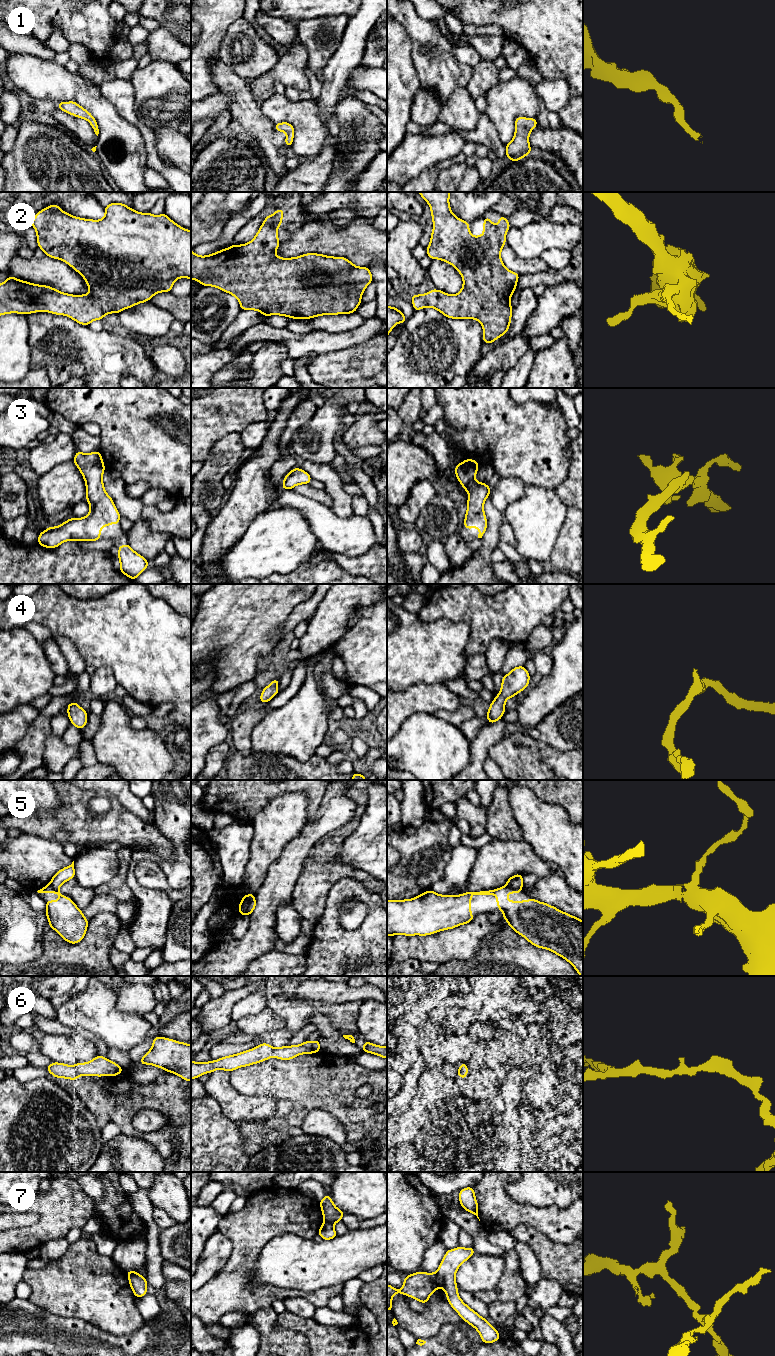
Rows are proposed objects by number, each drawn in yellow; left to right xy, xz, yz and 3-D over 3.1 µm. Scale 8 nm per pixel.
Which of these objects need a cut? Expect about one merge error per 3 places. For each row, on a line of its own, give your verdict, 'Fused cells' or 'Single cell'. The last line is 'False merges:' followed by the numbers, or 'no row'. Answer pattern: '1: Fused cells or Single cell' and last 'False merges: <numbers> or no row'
1: Single cell
2: Single cell
3: Single cell
4: Single cell
5: Fused cells
6: Single cell
7: Fused cells
False merges: 5, 7

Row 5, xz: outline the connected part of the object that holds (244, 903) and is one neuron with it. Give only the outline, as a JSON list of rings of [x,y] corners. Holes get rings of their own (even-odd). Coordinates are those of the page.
[[[246,894],[243,899],[240,901],[239,904],[239,914],[246,915],[247,907],[249,906],[250,902],[255,899],[254,894]]]

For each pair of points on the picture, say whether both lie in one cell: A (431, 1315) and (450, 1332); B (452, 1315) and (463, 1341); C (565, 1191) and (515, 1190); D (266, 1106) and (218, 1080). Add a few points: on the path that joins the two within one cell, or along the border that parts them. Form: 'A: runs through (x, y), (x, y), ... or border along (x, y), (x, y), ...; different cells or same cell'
A: border along (462, 1320), (456, 1323), (445, 1323), (426, 1341); different cells
B: border along (462, 1320), (456, 1323), (445, 1323), (435, 1335); different cells
C: runs through (553, 1190), (527, 1190); same cell
D: runs through (254, 1106), (242, 1106), (228, 1092); same cell

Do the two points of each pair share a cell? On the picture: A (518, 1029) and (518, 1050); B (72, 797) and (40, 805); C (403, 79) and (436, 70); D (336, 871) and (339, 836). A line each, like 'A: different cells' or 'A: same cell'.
A: different cells
B: different cells
C: different cells
D: same cell

